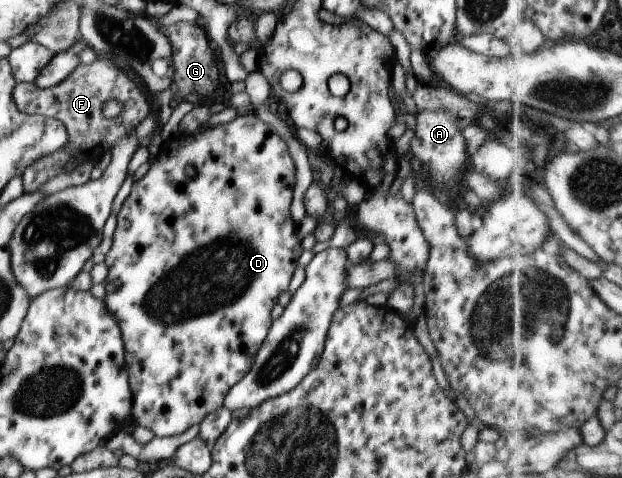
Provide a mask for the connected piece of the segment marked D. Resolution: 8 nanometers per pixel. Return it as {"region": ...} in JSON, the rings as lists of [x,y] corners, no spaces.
{"region":[[[251,113],[237,116],[226,124],[205,126],[198,132],[188,134],[181,139],[181,143],[177,143],[177,149],[171,149],[163,143],[150,161],[148,172],[133,183],[131,192],[117,215],[113,243],[105,255],[108,275],[103,285],[106,289],[105,305],[121,330],[128,379],[133,389],[131,415],[136,426],[148,427],[159,437],[183,435],[189,427],[201,423],[209,413],[221,408],[229,389],[249,373],[255,355],[271,327],[271,311],[277,305],[279,296],[287,291],[298,266],[297,260],[304,251],[301,248],[302,239],[299,238],[301,233],[289,212],[295,181],[295,163],[289,155],[287,143],[275,133],[271,125],[263,123],[255,113]]]}

